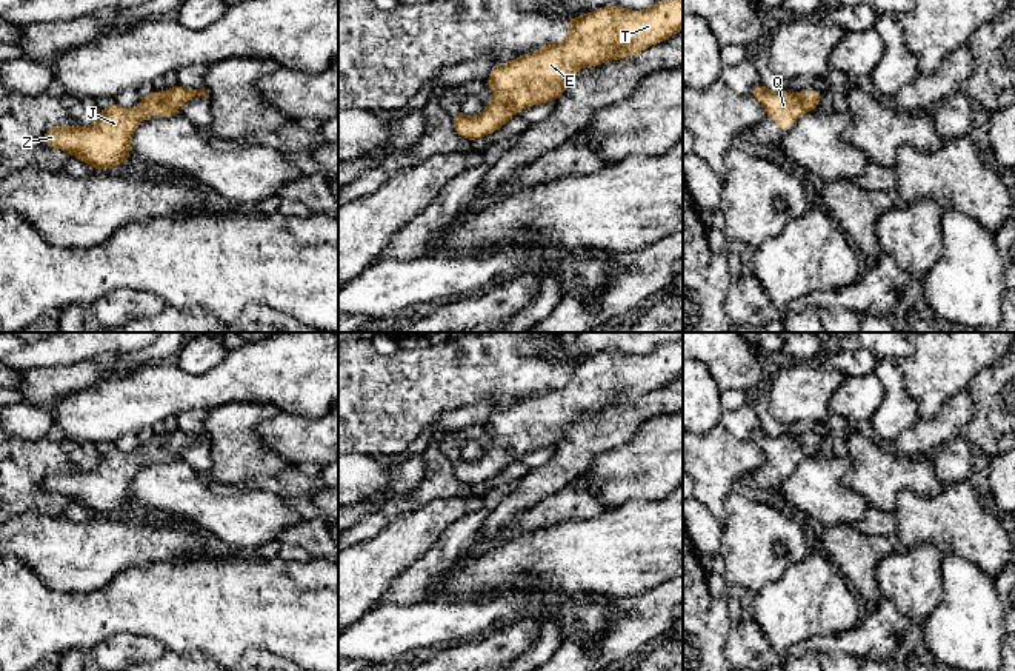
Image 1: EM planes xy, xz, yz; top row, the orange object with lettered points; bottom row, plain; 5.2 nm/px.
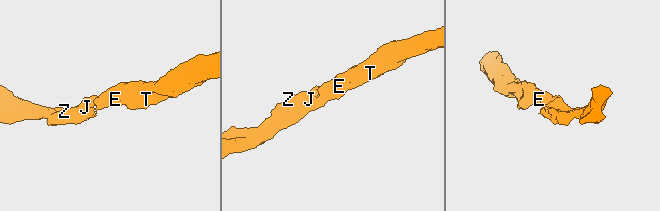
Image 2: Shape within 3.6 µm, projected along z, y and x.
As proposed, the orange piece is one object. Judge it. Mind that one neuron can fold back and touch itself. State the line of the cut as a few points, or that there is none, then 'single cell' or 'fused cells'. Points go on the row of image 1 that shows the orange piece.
cut none; single cell

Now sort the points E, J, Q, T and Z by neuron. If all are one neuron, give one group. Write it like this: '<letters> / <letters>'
E J Q T Z

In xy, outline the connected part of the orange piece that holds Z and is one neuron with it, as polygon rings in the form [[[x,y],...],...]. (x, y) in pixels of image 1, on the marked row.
[[[174,85],[163,92],[145,92],[141,103],[125,108],[111,103],[100,109],[91,126],[60,125],[43,134],[43,145],[69,152],[95,171],[112,169],[129,160],[131,137],[146,115],[172,115],[195,95],[209,97],[205,88],[189,89]]]

